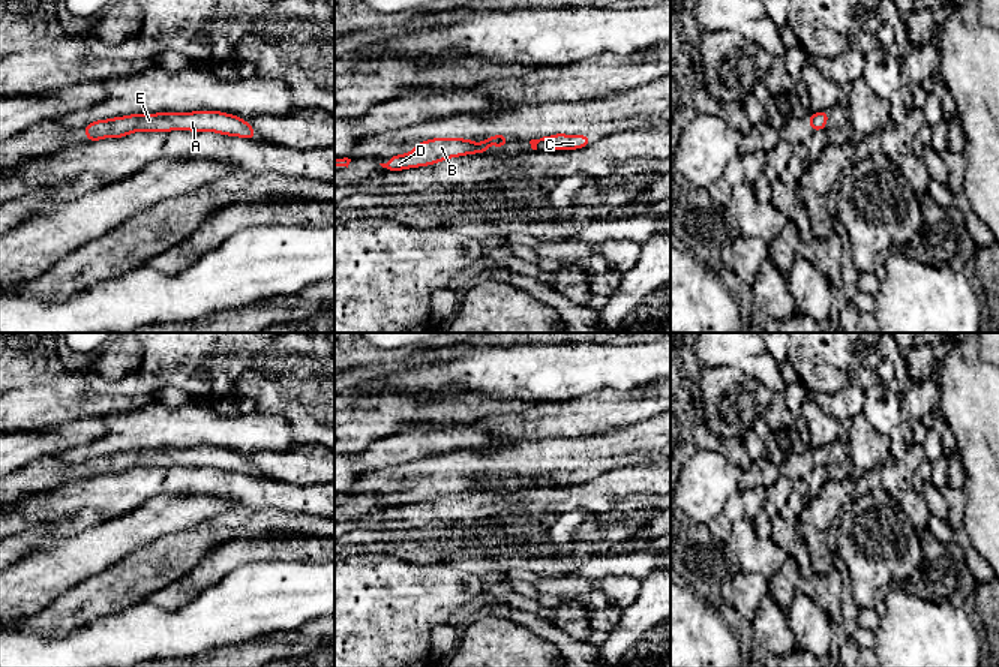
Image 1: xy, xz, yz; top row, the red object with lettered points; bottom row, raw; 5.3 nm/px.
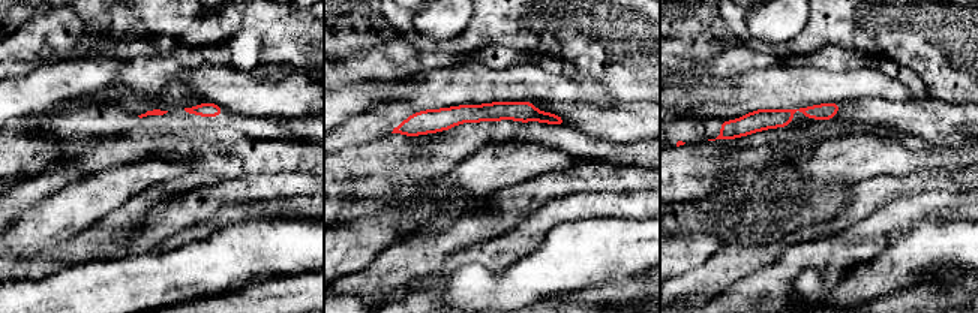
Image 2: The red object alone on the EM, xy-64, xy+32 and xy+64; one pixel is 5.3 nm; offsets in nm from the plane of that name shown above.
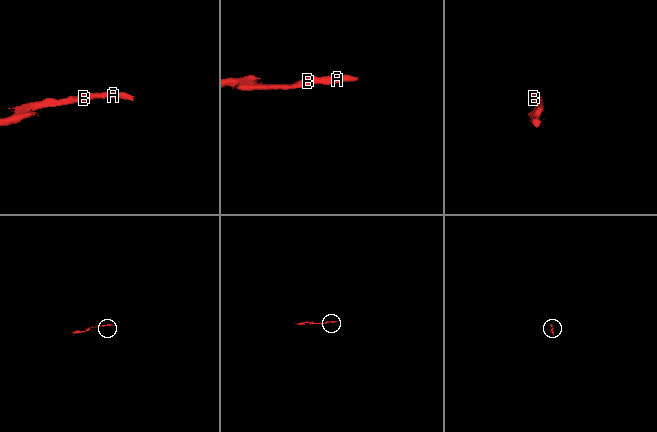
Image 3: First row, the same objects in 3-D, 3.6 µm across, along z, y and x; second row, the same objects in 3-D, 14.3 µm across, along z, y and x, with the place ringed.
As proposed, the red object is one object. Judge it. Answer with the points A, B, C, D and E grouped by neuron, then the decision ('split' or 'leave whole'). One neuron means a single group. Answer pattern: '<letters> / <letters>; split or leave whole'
A B C D E; leave whole

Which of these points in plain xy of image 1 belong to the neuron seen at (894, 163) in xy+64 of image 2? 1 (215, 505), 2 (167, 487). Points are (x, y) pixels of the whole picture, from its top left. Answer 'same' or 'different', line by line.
1: same
2: different

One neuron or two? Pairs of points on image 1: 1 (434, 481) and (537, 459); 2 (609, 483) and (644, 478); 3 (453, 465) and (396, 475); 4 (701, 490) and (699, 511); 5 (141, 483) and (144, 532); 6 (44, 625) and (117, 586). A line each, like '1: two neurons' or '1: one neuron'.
1: one neuron
2: one neuron
3: one neuron
4: one neuron
5: two neurons
6: one neuron

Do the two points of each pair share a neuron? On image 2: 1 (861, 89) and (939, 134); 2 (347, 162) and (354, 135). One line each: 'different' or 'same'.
1: different
2: different

